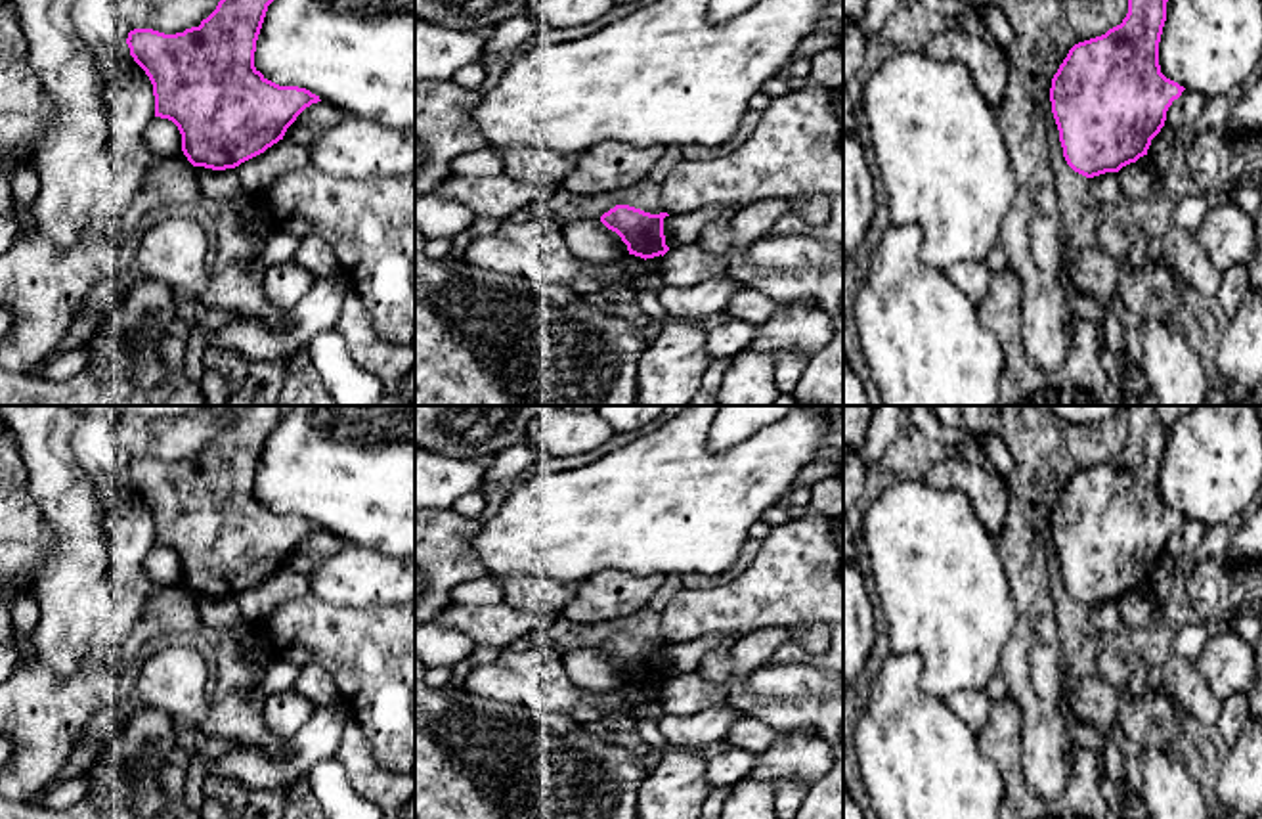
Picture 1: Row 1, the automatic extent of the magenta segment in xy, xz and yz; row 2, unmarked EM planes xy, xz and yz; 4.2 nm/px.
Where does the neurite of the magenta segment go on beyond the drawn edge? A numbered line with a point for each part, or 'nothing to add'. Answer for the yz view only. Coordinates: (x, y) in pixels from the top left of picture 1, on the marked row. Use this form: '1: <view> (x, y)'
nothing to add

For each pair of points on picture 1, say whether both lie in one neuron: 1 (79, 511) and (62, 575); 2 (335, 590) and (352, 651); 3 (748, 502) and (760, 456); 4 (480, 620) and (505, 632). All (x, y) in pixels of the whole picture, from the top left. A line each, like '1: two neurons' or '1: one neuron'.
1: one neuron
2: two neurons
3: one neuron
4: one neuron

